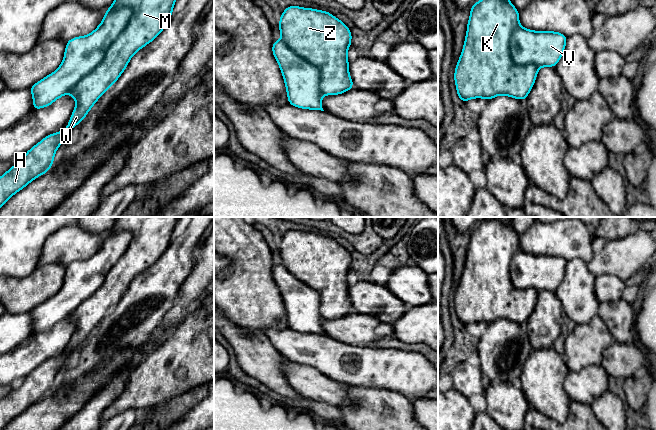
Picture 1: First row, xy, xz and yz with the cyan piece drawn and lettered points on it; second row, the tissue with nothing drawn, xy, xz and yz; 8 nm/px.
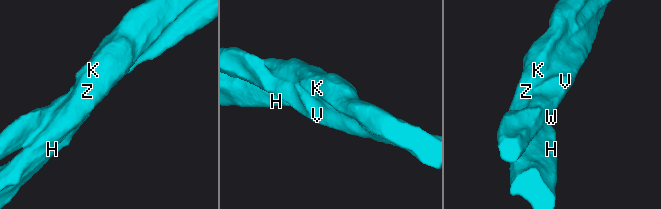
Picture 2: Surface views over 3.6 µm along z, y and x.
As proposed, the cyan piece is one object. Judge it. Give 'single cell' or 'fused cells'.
fused cells

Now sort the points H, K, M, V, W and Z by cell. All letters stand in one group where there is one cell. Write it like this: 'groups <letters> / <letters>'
groups H K M W Z / V

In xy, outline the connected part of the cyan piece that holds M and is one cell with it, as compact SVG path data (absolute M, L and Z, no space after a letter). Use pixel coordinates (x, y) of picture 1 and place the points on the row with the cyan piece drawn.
M114 0L110 8L107 11L104 11L106 14L107 12L118 8L128 7L132 10L132 16L124 30L107 49L104 59L91 73L83 77L73 89L70 90L69 94L75 99L76 106L67 127L58 133L46 136L25 153L24 158L20 163L13 165L0 177L0 208L15 193L22 190L31 181L50 170L56 150L71 129L81 123L96 101L118 80L120 75L126 69L132 56L138 50L153 41L166 27L172 16L175 1L176 0Z

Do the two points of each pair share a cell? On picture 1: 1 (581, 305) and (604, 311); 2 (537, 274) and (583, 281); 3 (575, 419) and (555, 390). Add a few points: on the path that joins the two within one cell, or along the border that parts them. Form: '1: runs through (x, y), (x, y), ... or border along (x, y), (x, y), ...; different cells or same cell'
1: border along (600, 303), (597, 313); different cells
2: border along (568, 261), (563, 278), (555, 291), (559, 301); different cells
3: border along (571, 401), (565, 419); different cells

